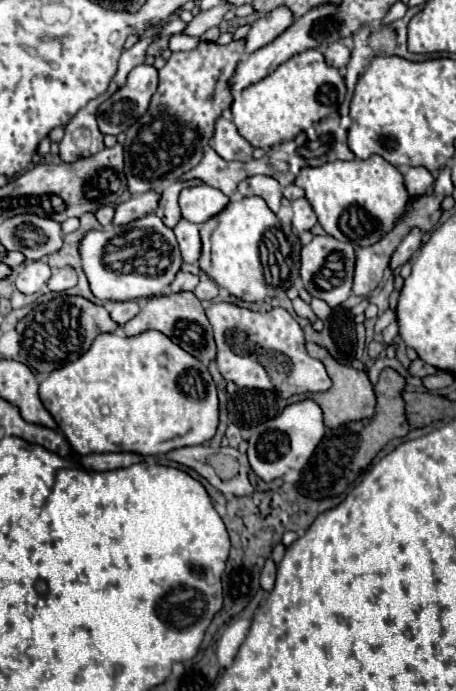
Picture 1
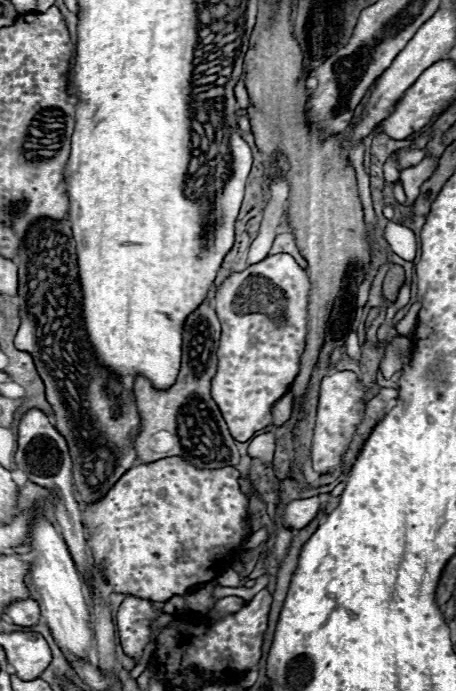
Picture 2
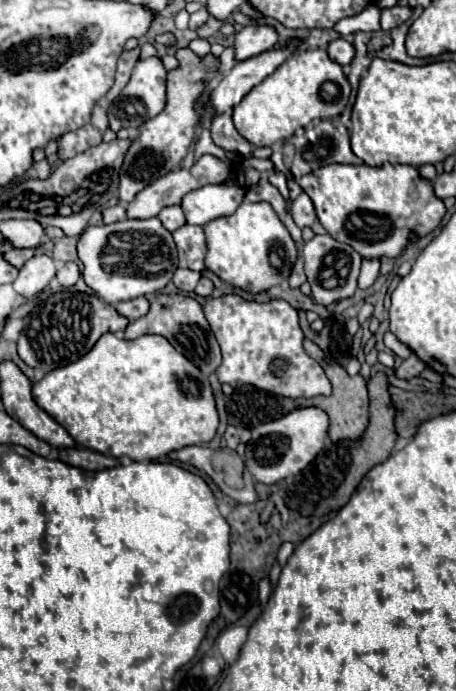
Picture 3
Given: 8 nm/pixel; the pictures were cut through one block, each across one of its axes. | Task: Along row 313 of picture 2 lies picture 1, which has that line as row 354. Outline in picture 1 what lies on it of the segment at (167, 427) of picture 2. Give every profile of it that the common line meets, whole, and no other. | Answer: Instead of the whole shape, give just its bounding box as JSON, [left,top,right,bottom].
[124,292,216,364]

